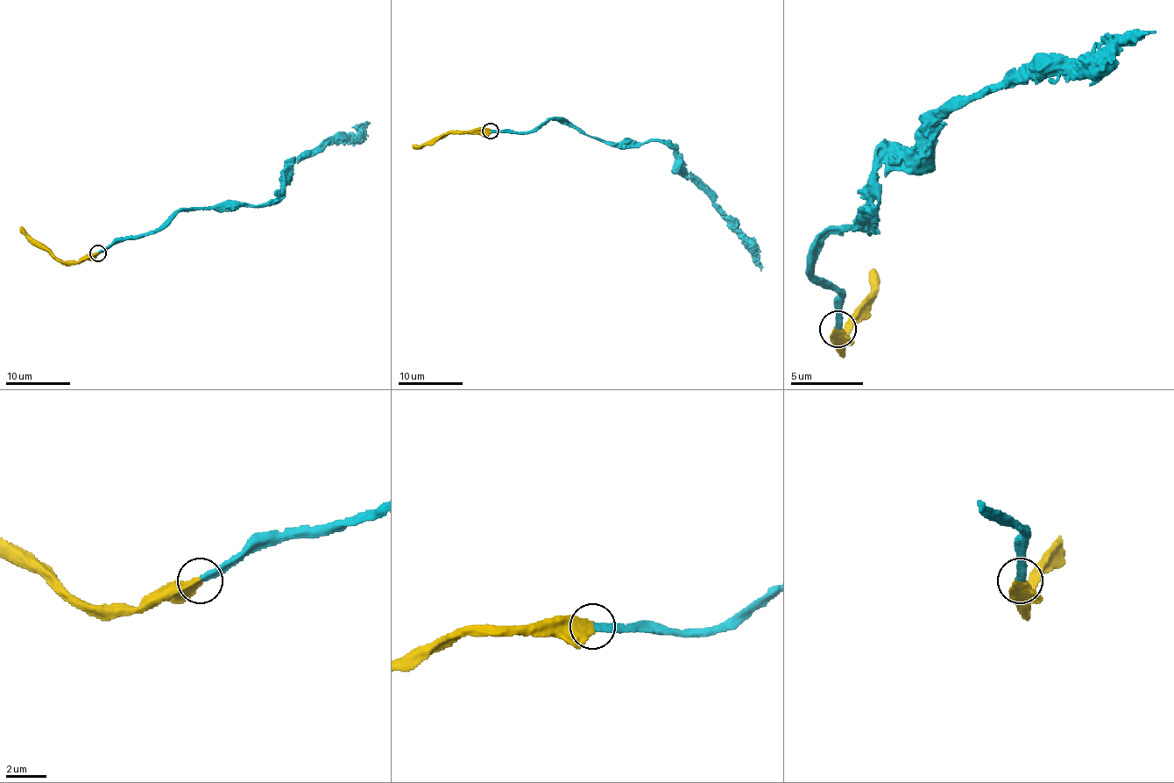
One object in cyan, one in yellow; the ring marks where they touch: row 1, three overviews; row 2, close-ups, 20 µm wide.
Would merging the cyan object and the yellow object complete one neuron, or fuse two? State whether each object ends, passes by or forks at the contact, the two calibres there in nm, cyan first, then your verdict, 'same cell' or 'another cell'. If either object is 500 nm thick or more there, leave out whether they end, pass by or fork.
calibres 360 and 500 nm; same cell

